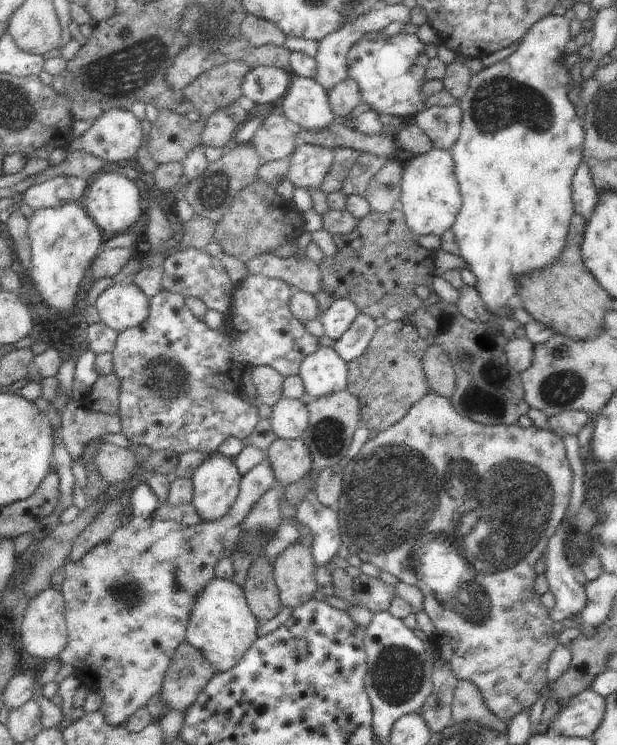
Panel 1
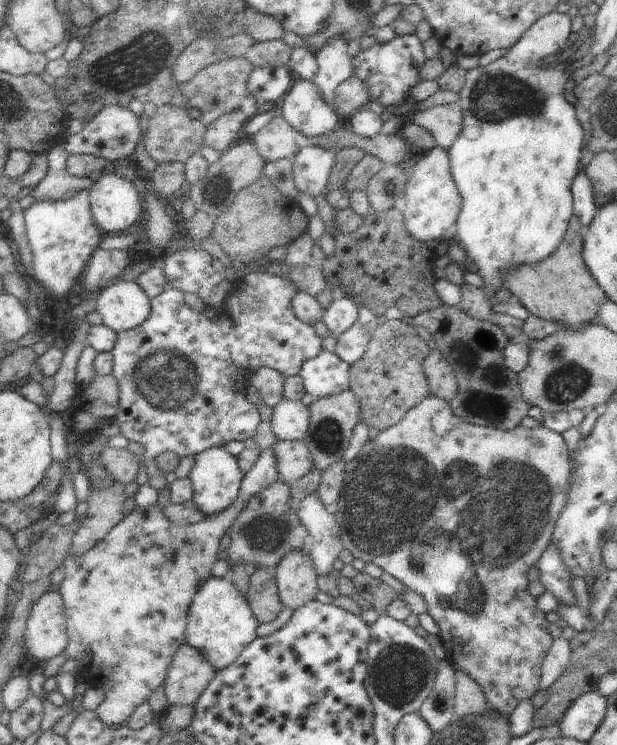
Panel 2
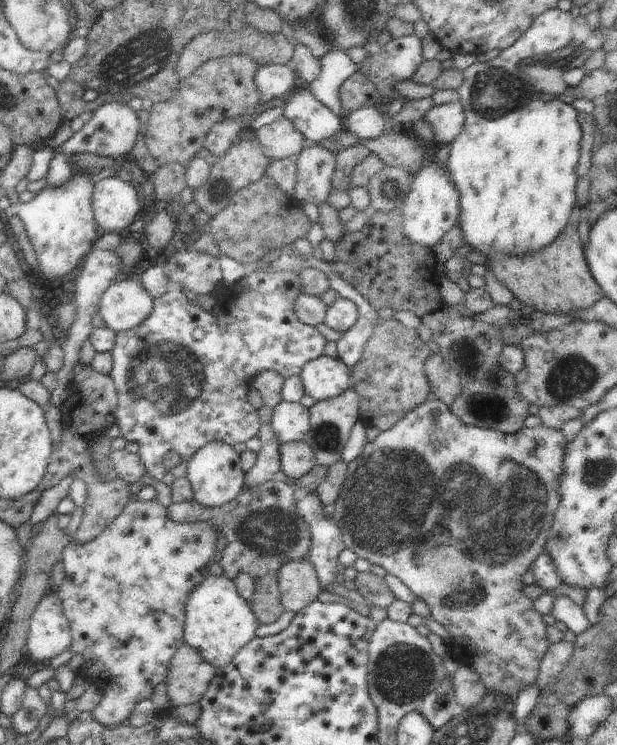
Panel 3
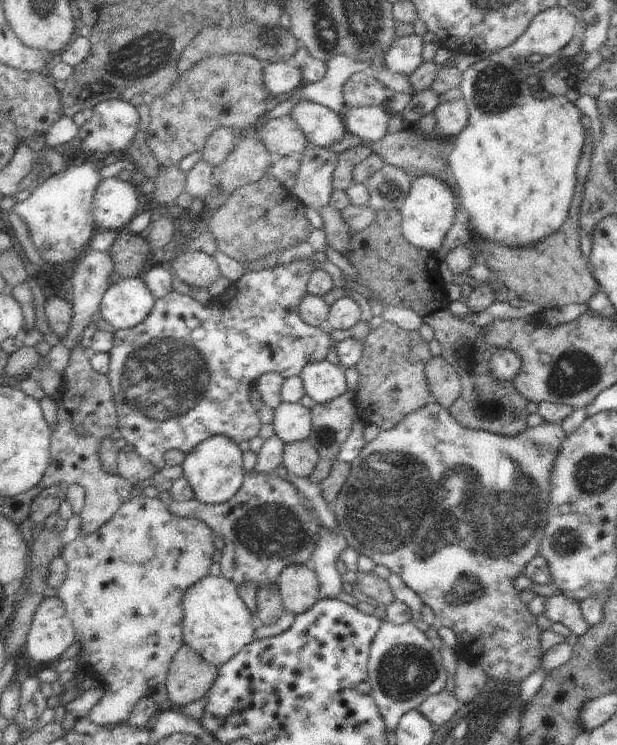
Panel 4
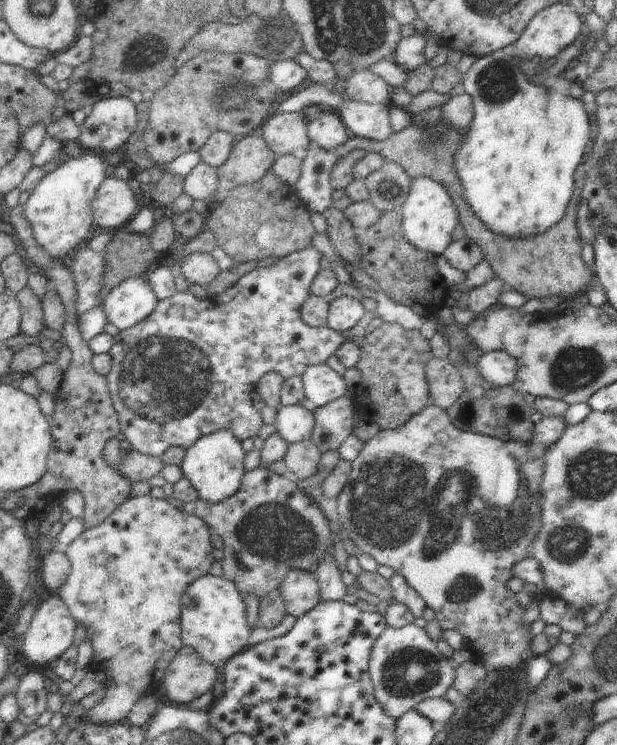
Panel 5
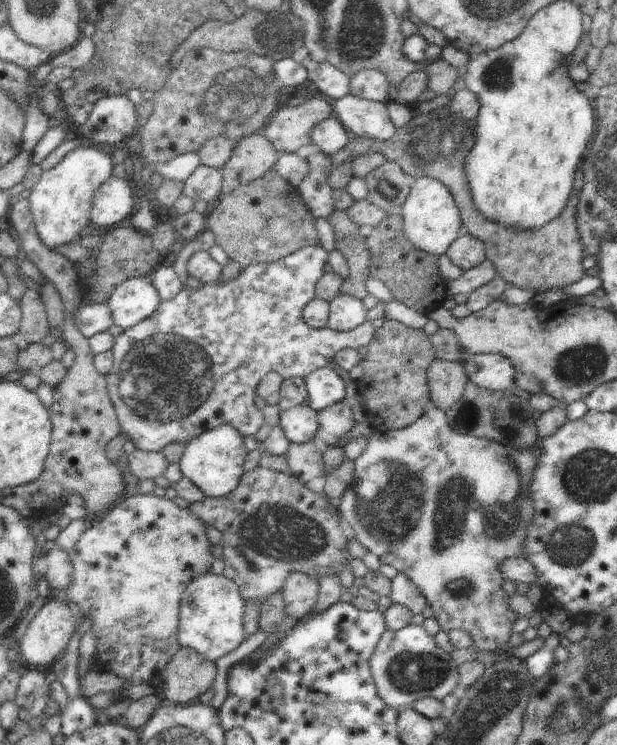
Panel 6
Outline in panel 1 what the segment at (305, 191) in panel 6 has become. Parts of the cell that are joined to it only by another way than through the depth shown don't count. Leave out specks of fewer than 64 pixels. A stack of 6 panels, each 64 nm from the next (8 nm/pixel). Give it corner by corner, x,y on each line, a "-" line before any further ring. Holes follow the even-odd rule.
304,144
292,154
288,178
295,188
319,189
334,162
334,149

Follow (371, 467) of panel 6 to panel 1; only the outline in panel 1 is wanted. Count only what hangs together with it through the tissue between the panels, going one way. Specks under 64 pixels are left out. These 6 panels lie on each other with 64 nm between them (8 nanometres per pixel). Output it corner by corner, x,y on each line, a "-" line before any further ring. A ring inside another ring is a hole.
430,391
418,404
412,406
400,422
378,433
376,438
369,439
360,452
345,466
343,476
337,514
341,540
350,551
350,555
355,555
362,561
369,561
380,571
386,571
399,581
416,586
422,591
424,594
422,611
426,612
436,627
433,638
441,653
441,660
446,660
450,664
458,681
468,680
478,686
478,691
484,698
484,704
499,720
508,724
518,712
534,706
540,694
544,692
544,688
551,686
546,678
548,660
550,660
552,650
558,646
560,636
554,632
554,621
550,619
551,612
542,606
541,596
534,591
534,581
537,578
534,568
547,551
551,537
565,518
571,500
573,472
567,460
564,440
556,432
542,430
534,425
522,428
517,423
512,426
478,424
458,414
452,407
450,399

